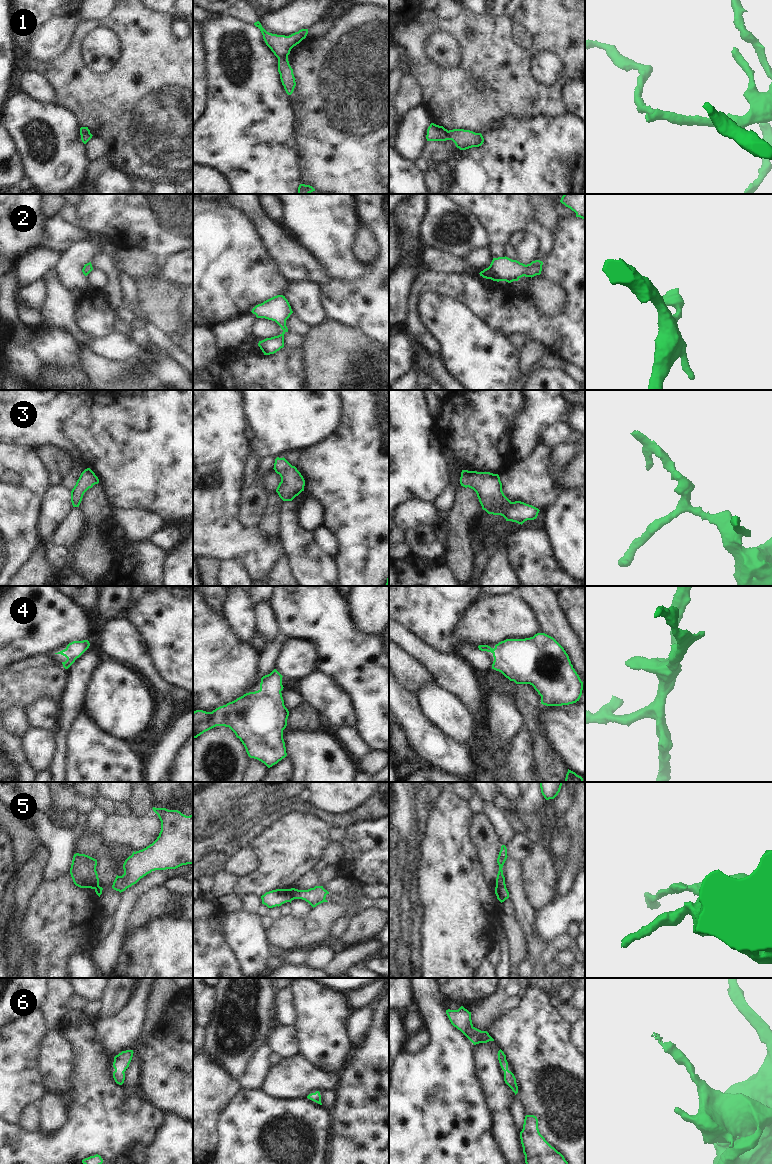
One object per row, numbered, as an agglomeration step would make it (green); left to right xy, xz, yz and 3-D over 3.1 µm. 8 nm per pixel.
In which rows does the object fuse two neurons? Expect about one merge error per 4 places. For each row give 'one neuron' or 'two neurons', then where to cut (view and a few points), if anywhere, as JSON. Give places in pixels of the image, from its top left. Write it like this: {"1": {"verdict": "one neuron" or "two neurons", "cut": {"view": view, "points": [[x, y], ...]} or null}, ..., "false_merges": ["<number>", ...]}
{"1": {"verdict": "one neuron", "cut": null}, "2": {"verdict": "one neuron", "cut": null}, "3": {"verdict": "one neuron", "cut": null}, "4": {"verdict": "one neuron", "cut": null}, "5": {"verdict": "two neurons", "cut": {"view": "xz", "points": [[294, 888], [293, 898]]}}, "6": {"verdict": "one neuron", "cut": null}, "false_merges": ["5"]}

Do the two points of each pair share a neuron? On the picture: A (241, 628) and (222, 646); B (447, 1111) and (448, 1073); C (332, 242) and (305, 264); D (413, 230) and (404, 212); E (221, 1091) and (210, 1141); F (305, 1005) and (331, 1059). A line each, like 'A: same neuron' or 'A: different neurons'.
A: different neurons
B: same neuron
C: different neurons
D: same neuron
E: same neuron
F: same neuron

